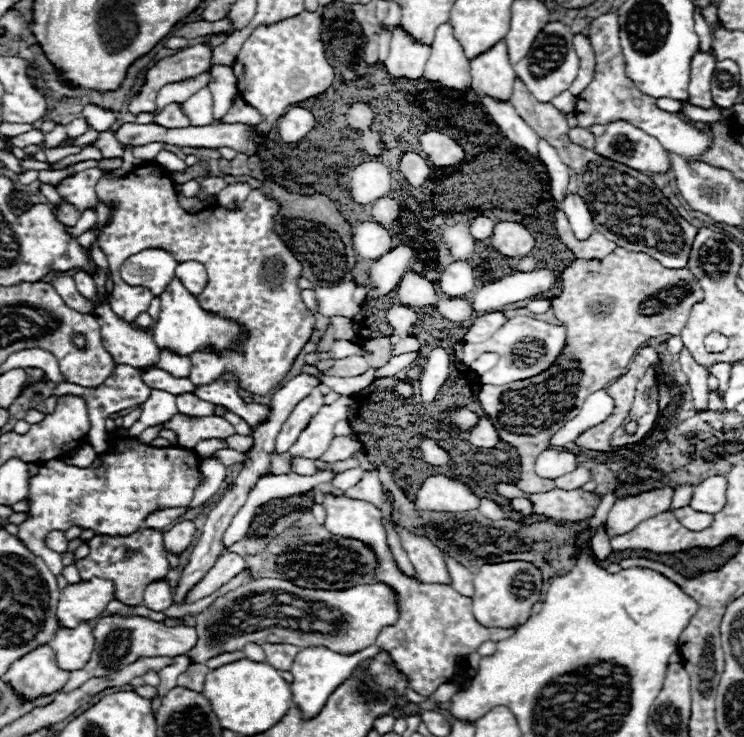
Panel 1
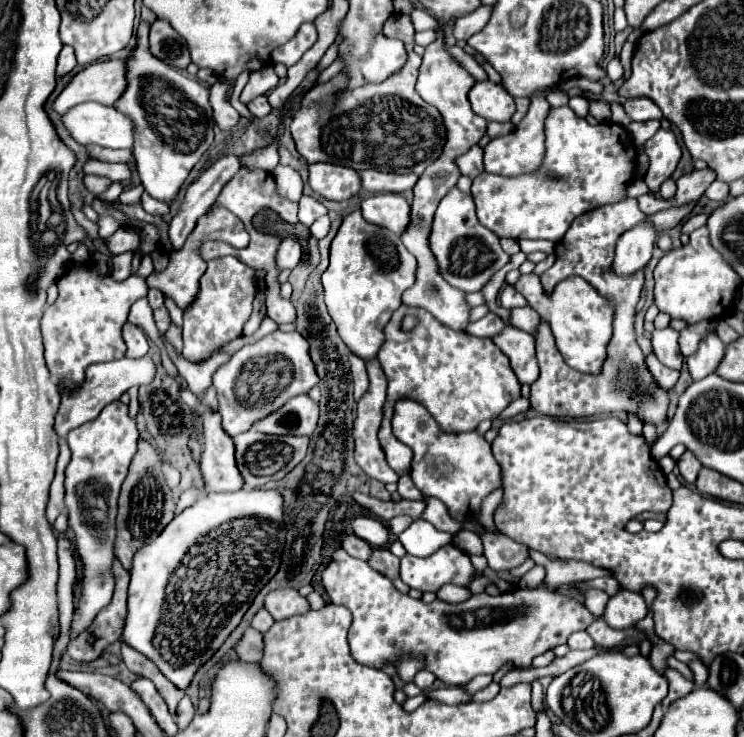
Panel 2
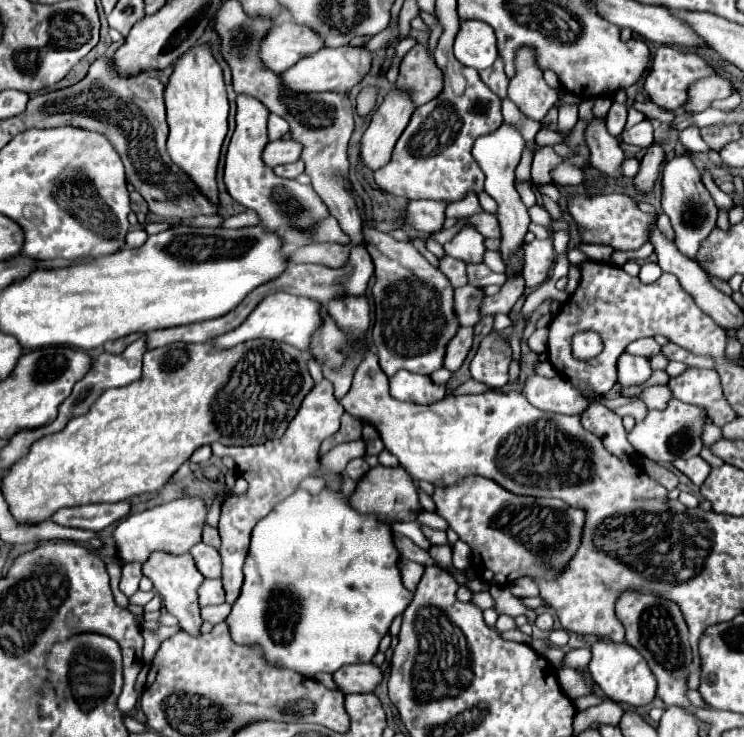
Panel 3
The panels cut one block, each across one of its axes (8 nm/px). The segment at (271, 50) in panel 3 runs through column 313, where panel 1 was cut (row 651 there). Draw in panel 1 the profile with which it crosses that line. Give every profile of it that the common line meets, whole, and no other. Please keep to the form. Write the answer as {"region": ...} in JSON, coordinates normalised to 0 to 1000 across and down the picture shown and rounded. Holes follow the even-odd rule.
{"region":[[[56,874],[38,885],[35,890],[24,893],[11,915],[5,917],[19,936],[38,947],[48,947],[56,942],[70,942],[73,936],[81,936],[91,923],[89,909],[78,906],[73,882],[67,874]]]}

